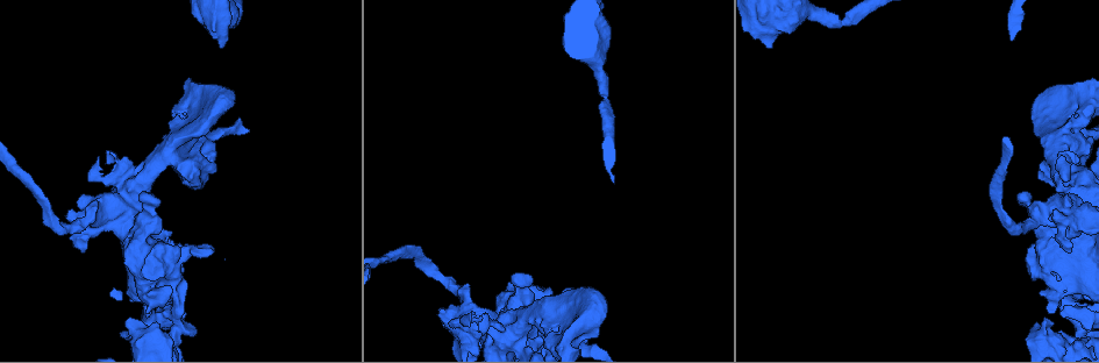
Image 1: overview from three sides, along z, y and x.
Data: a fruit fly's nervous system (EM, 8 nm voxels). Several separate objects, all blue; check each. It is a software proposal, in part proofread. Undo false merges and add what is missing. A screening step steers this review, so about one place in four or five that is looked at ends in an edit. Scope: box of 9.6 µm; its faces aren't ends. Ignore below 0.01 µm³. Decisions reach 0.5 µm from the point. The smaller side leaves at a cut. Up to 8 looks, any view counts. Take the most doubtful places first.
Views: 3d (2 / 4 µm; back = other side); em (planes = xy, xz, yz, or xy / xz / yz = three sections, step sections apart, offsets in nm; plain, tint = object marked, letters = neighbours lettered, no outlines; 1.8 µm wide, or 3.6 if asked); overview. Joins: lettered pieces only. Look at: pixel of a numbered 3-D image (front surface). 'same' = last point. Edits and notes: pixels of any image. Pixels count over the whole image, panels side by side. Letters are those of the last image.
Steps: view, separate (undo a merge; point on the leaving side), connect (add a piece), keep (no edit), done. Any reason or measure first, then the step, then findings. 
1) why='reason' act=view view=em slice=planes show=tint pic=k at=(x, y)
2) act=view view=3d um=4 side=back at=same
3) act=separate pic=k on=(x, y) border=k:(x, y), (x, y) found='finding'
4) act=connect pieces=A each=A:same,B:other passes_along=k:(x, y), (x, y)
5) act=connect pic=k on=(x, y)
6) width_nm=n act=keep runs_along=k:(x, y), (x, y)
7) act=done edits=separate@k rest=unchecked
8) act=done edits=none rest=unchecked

why='abrupt turn' act=view view=3d um=4 pic=1 at=(1082, 336)

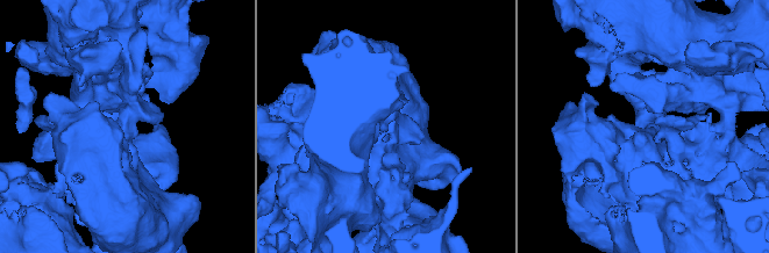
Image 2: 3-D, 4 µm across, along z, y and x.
act=view view=em slice=yz step=4 show=plain pic=2 at=(126, 127)

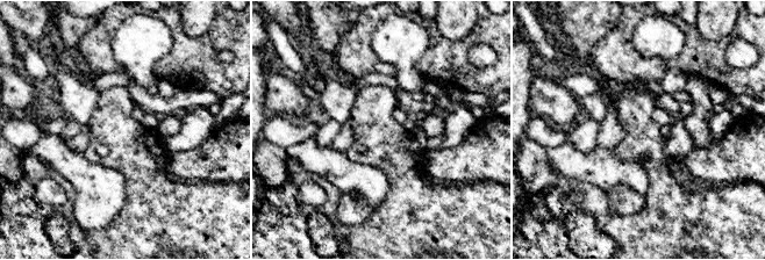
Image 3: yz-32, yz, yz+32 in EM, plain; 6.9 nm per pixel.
act=view view=em slice=yz step=4 show=letters at=same

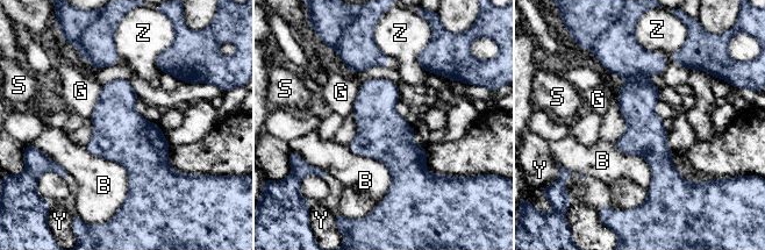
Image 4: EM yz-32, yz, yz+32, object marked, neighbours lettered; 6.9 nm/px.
width_nm=280 act=keep each=B:other,G:other,S:other,Y:other,Z:other found='all the same neuron'

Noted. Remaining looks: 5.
act=view view=3d um=2 pic=1 at=(177, 156)

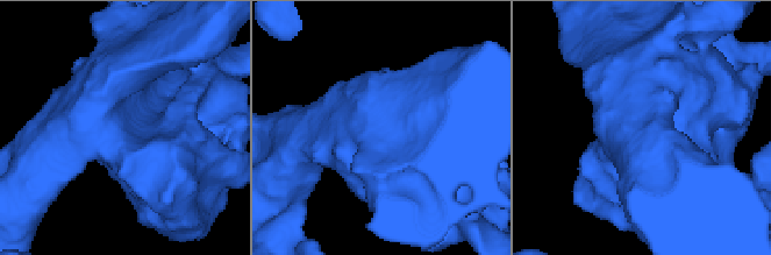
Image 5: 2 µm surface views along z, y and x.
act=view view=em slice=planes show=letters pic=5 at=(116, 134)

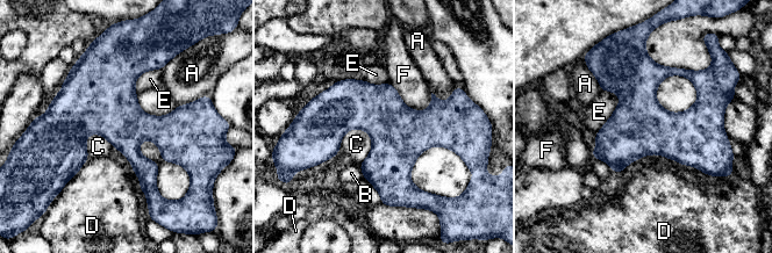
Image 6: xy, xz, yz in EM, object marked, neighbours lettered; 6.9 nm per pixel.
act=keep each=A:other,B:other,C:other,D:other,E:other,F:other found='one neuron here'

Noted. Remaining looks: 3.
why='a narrow waist' act=view view=3d um=2 pic=1 at=(843, 23)

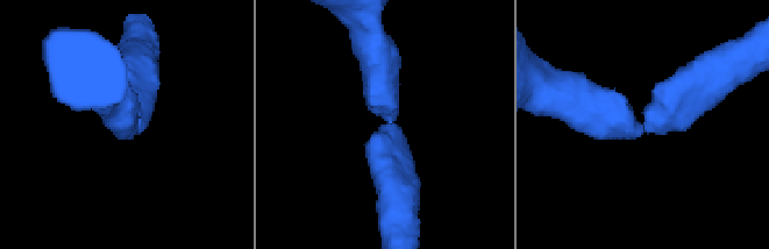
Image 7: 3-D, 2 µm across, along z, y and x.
arm_widths_nm=280,280 why='now the EM' act=view view=em slice=xy step=4 show=tint pic=7 at=(388, 127)

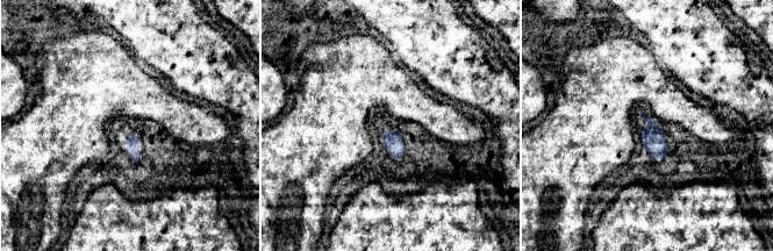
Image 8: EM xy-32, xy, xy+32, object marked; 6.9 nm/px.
why='cut it another way' act=view view=em slice=planes show=letters at=same

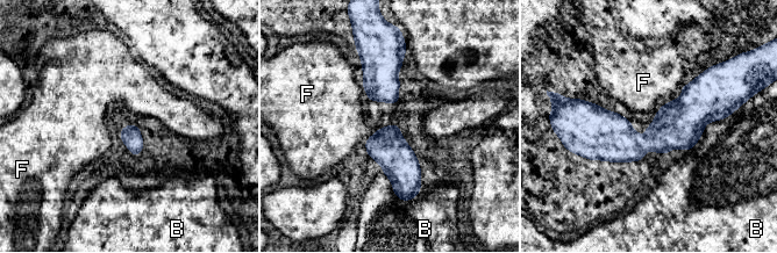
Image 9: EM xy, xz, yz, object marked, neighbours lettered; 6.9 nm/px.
width_nm=140 act=keep each=B:other,F:other border=9:(672, 100), (664, 103), (655, 115) found='continuous, no second neuron'

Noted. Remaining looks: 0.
act=done edits=none rest=unchecked

